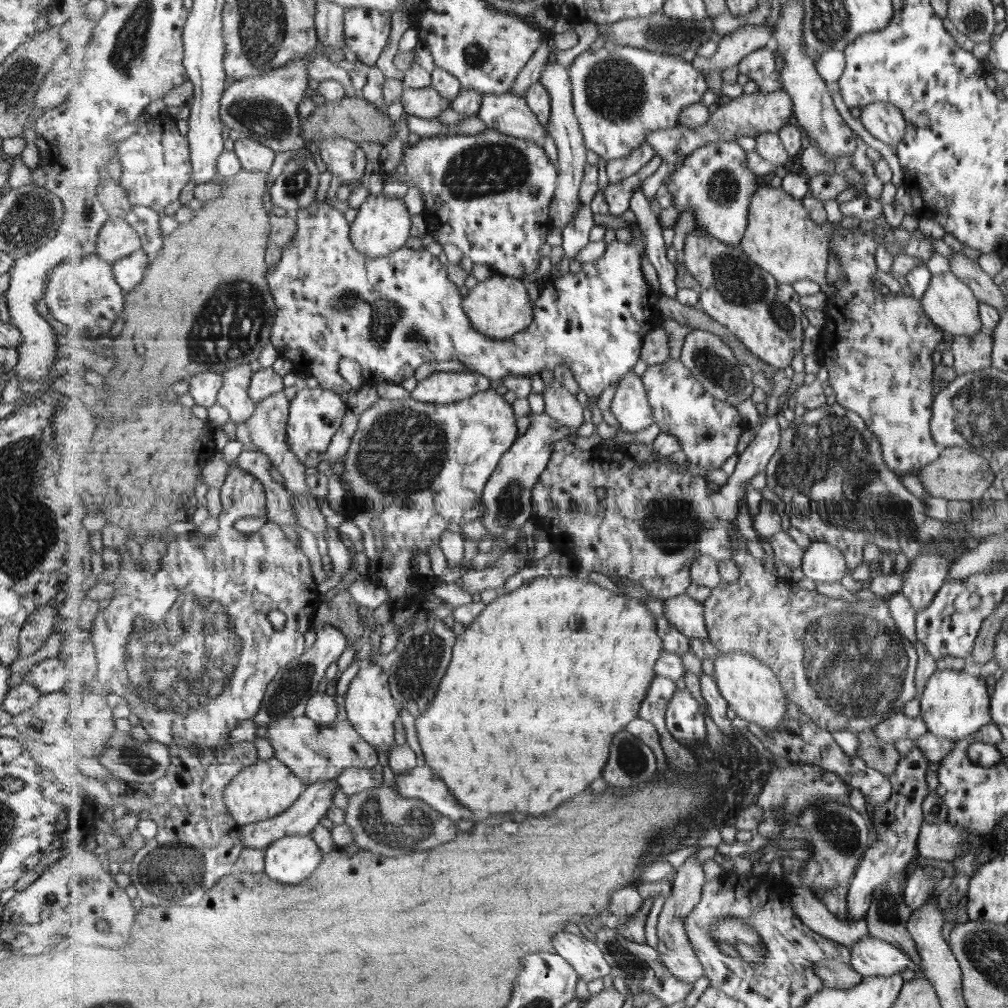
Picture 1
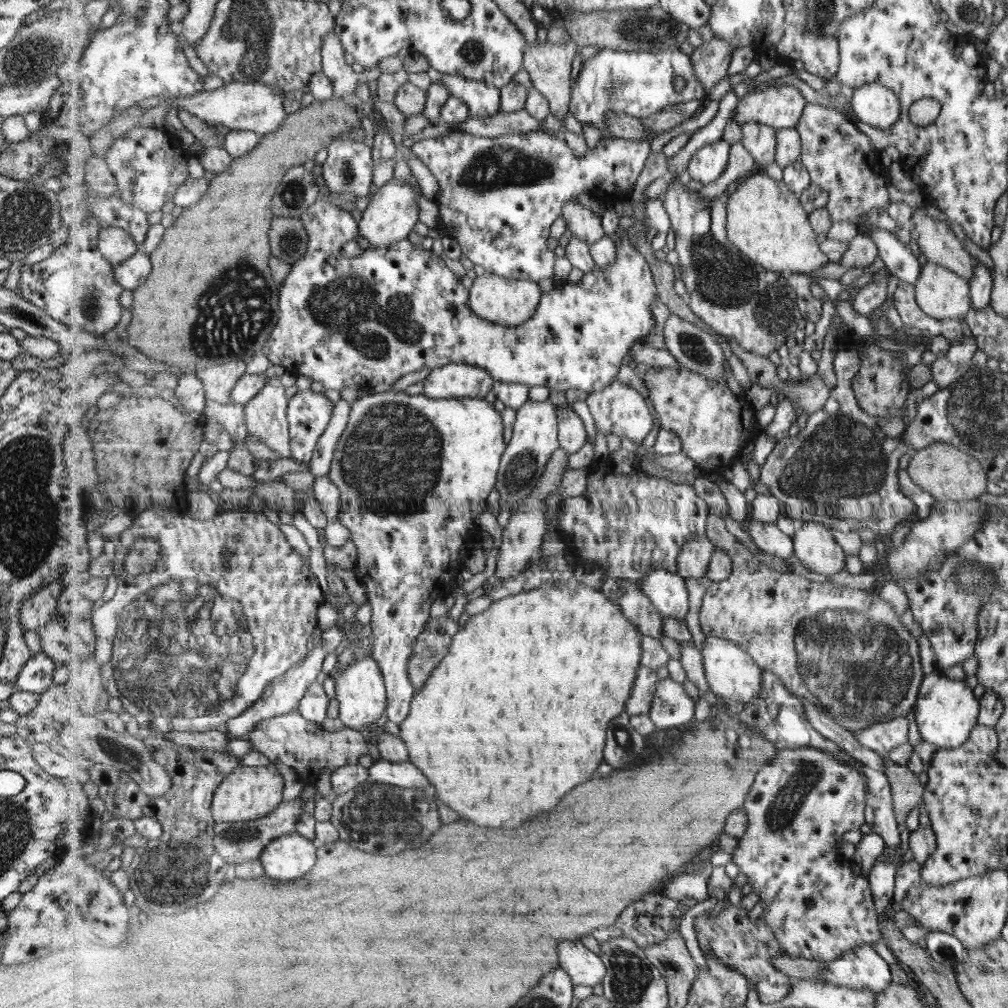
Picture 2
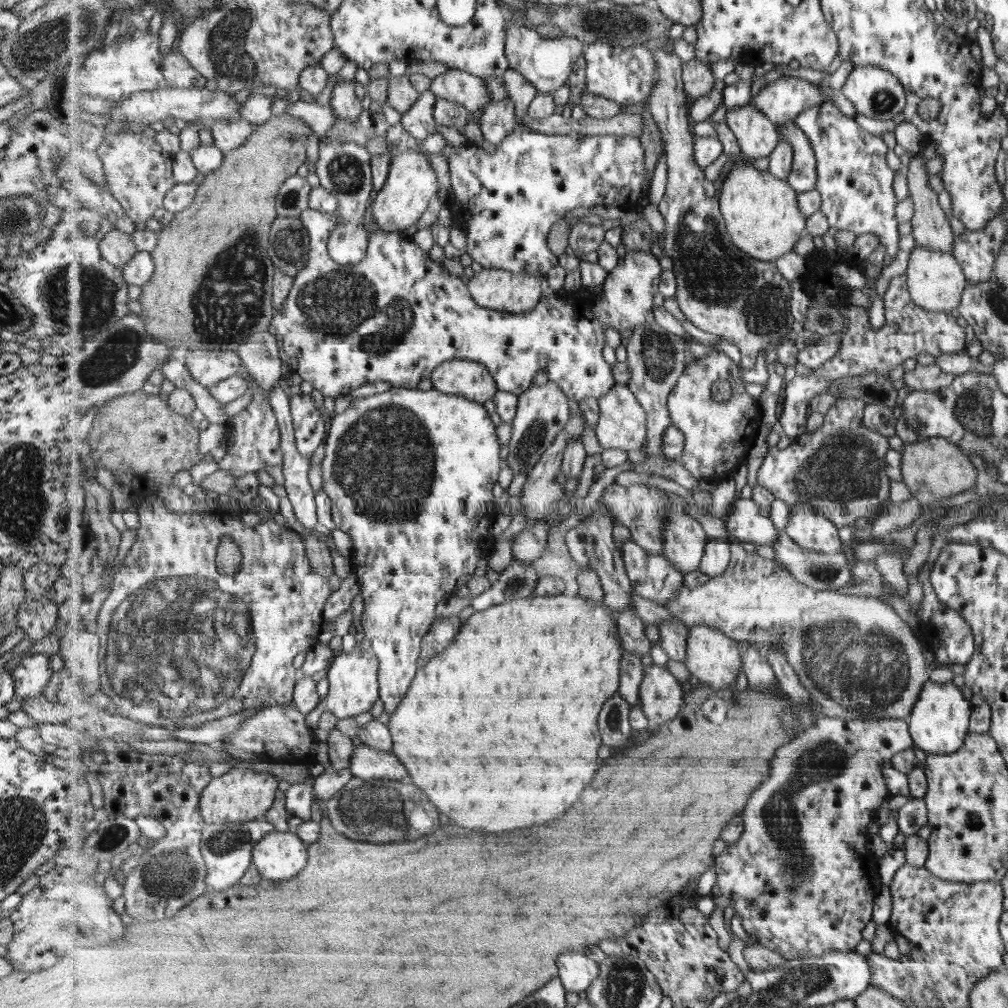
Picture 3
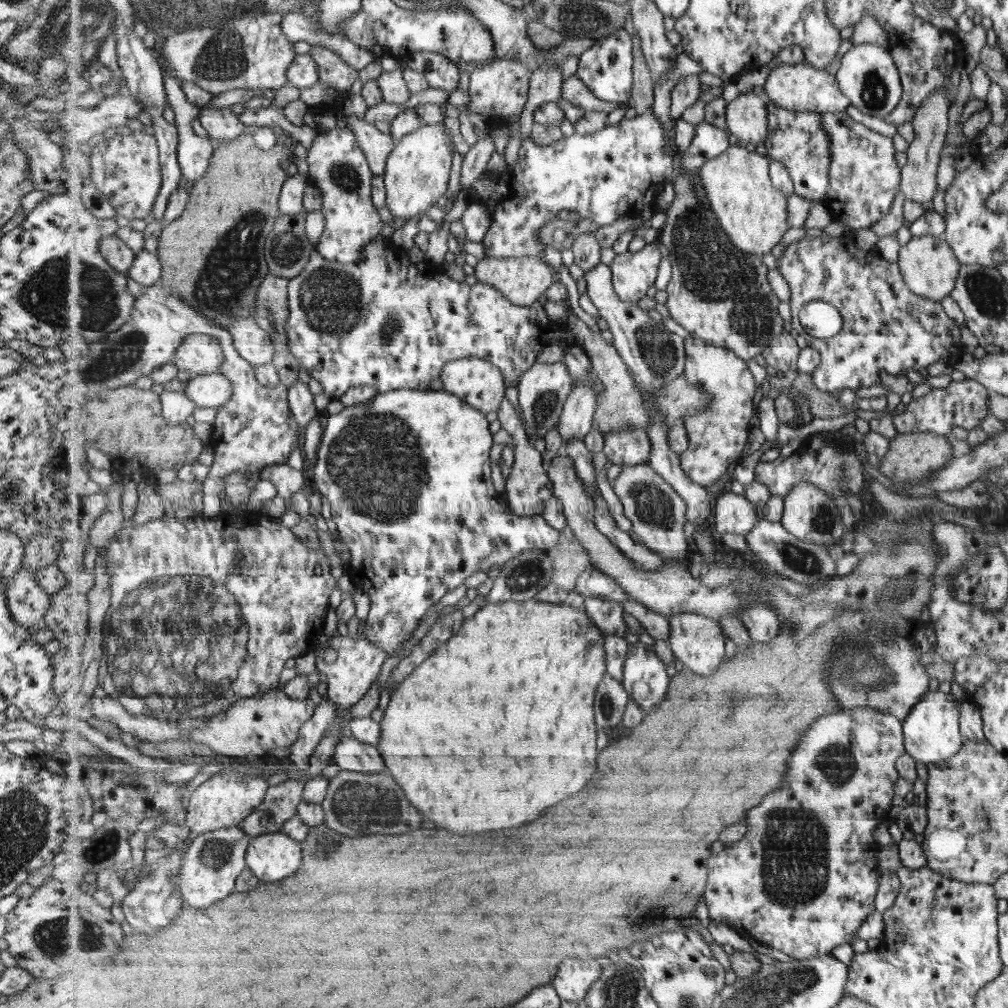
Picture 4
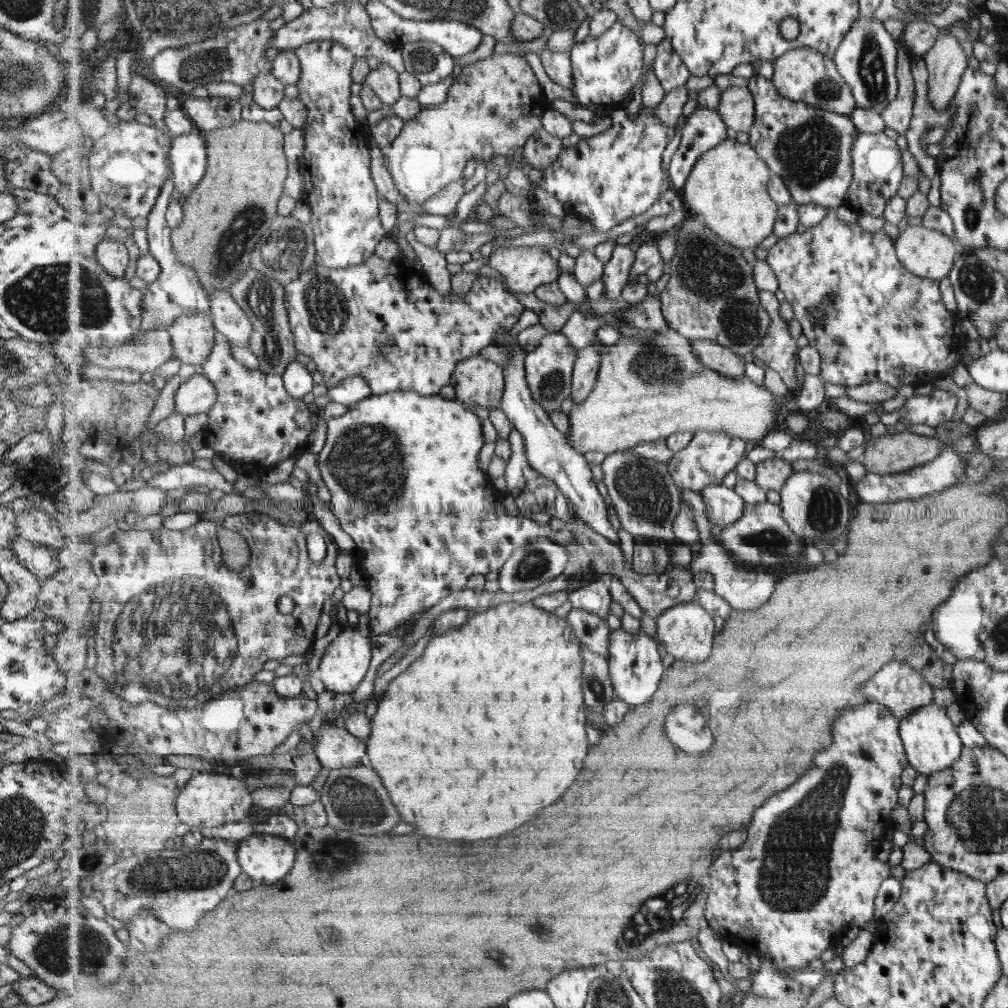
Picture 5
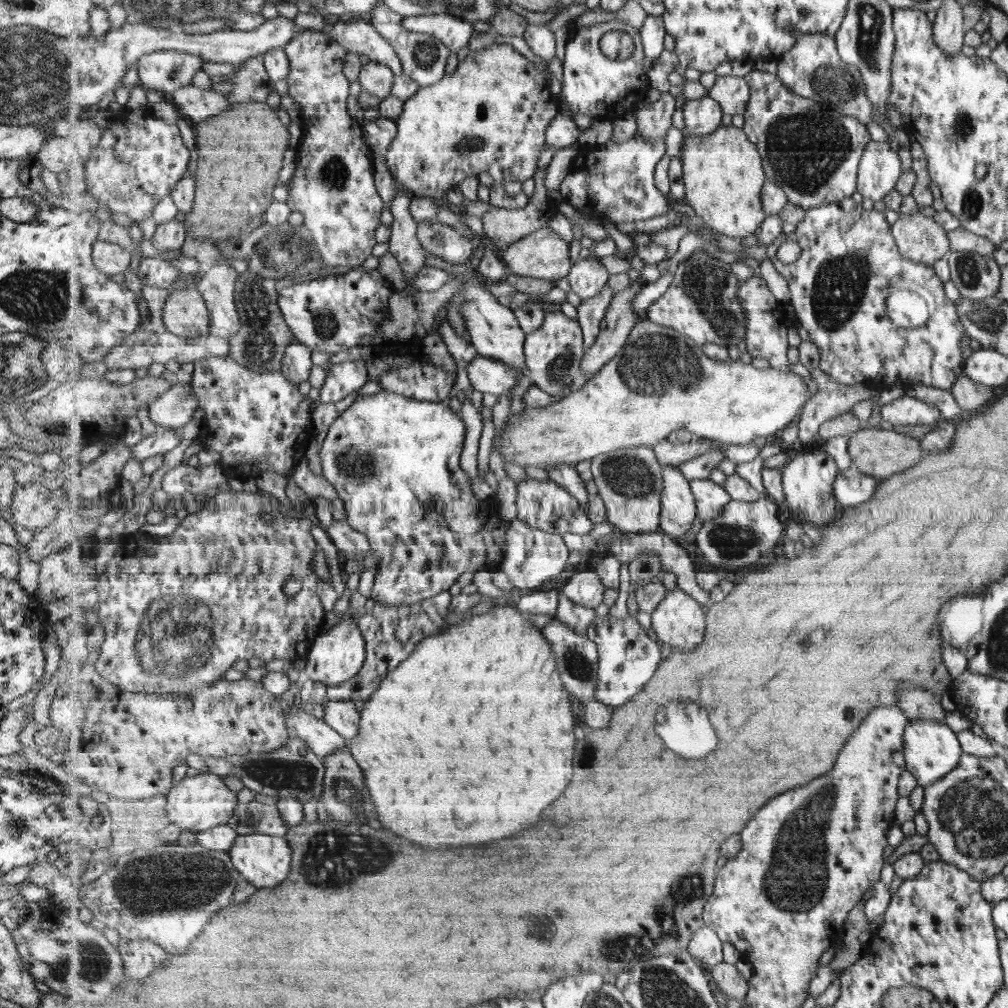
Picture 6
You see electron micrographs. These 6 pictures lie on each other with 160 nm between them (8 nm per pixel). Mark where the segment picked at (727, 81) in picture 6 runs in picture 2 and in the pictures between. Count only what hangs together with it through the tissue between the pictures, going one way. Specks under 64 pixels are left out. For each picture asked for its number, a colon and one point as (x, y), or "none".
2: (760, 140)
3: (757, 134)
4: (747, 118)
5: (738, 108)

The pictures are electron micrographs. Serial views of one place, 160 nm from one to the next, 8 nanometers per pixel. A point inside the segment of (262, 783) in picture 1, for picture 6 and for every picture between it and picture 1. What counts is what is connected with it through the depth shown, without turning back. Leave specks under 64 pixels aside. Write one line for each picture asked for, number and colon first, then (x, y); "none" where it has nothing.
2: (249, 793)
3: (240, 795)
4: (228, 798)
5: (209, 800)
6: (202, 802)

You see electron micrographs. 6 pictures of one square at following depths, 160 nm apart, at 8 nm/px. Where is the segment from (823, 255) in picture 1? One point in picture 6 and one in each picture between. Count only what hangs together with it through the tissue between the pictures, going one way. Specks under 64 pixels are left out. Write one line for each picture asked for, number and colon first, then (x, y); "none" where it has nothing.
2: (765, 219)
3: (763, 214)
4: (738, 184)
5: (728, 187)
6: (724, 173)

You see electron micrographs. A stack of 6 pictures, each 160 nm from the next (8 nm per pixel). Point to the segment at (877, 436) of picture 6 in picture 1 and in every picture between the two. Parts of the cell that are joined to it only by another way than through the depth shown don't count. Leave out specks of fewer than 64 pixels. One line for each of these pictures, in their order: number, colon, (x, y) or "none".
1: (957, 474)
2: (946, 473)
3: (933, 469)
4: (915, 456)
5: (890, 454)

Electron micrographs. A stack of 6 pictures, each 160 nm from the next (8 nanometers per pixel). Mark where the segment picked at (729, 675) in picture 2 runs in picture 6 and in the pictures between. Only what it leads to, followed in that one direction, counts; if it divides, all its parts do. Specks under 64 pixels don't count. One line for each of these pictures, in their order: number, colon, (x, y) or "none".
3: (713, 657)
4: (698, 641)
5: (687, 630)
6: (679, 620)

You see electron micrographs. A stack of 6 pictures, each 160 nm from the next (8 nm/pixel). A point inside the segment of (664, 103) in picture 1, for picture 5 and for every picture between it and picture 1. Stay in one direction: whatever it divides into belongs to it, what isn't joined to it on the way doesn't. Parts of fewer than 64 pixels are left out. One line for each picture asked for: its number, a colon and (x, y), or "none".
2: (640, 84)
3: (626, 75)
4: (606, 68)
5: (605, 69)

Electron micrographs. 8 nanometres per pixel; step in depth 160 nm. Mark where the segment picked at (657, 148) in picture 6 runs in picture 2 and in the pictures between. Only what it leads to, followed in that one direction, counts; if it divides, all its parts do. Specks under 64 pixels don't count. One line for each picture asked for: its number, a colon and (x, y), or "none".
2: (499, 197)
3: (507, 202)
4: (608, 174)
5: (619, 173)

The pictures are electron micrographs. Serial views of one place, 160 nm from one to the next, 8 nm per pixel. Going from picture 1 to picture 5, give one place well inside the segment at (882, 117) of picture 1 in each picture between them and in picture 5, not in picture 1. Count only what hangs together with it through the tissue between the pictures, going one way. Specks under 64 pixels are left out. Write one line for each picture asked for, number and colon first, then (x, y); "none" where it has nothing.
2: (874, 104)
3: (877, 93)
4: (868, 75)
5: (868, 56)

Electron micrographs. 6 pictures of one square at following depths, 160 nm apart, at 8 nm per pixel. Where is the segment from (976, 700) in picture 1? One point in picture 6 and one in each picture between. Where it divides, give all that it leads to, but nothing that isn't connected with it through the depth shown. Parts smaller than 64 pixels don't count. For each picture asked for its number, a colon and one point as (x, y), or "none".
2: (945, 712)
3: (939, 722)
4: (931, 731)
5: (932, 744)
6: (931, 749)

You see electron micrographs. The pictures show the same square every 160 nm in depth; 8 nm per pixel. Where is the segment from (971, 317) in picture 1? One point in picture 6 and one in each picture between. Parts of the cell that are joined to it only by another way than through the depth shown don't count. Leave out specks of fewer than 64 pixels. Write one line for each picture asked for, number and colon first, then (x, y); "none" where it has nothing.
2: (942, 295)
3: (935, 281)
4: (930, 267)
5: (927, 253)
6: (920, 239)

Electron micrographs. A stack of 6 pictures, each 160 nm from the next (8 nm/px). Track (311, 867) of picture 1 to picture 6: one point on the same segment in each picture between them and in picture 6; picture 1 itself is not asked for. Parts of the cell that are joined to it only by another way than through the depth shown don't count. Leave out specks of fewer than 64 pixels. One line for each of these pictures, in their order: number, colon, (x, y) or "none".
2: (292, 856)
3: (280, 855)
4: (274, 856)
5: (265, 858)
6: (264, 861)

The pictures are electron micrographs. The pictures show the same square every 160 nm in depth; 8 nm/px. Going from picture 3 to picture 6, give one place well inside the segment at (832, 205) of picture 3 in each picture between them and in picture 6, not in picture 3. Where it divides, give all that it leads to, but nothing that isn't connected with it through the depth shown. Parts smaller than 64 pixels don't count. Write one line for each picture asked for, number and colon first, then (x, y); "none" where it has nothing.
4: (866, 177)
5: (878, 169)
6: (880, 169)

